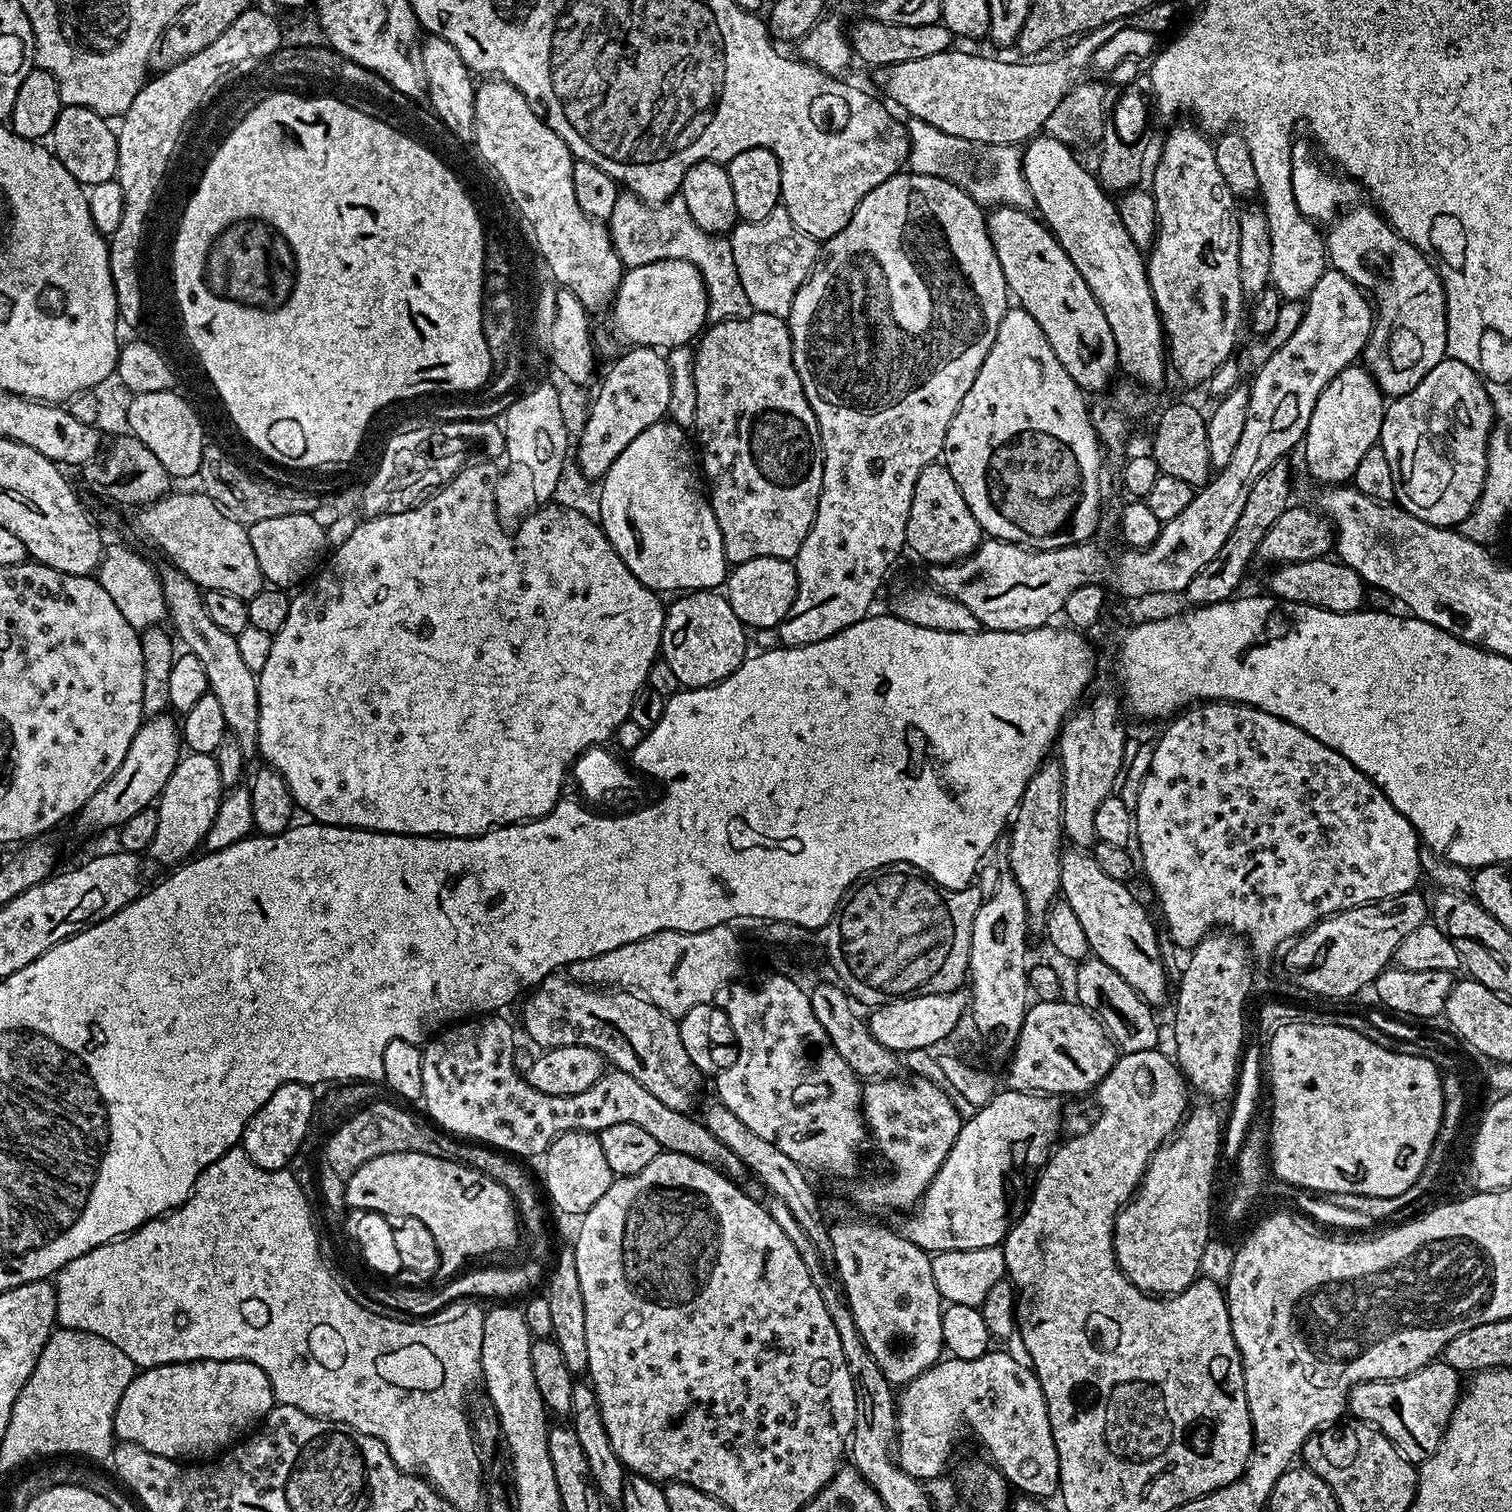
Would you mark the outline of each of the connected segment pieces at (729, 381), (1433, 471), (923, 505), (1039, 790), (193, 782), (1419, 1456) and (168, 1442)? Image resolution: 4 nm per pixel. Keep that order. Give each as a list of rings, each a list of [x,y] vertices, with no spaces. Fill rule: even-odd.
[[[753,312],[751,316],[744,316],[741,320],[715,321],[711,327],[694,344],[692,365],[694,366],[694,387],[698,394],[698,418],[696,419],[694,436],[696,435],[700,439],[698,456],[702,461],[703,475],[704,472],[708,475],[709,484],[706,484],[706,488],[710,493],[712,516],[718,518],[720,547],[729,565],[732,566],[746,562],[750,558],[782,558],[795,561],[798,550],[802,550],[802,542],[806,538],[806,534],[810,534],[810,526],[814,522],[818,510],[818,498],[822,490],[824,453],[820,451],[820,431],[818,430],[818,422],[814,418],[814,410],[810,410],[810,402],[806,402],[806,394],[802,390],[798,370],[794,370],[792,335],[788,329],[787,319],[774,314]]]
[[[1447,358],[1438,362],[1420,385],[1405,396],[1395,397],[1384,410],[1384,425],[1380,431],[1382,447],[1398,485],[1399,499],[1411,498],[1413,484],[1417,494],[1432,504],[1445,500],[1448,504],[1468,506],[1479,500],[1486,478],[1488,437],[1492,435],[1493,423],[1492,403],[1476,372],[1470,370],[1466,362]]]
[[[940,462],[926,466],[922,474],[918,474],[918,482],[914,482],[914,498],[910,498],[910,514],[906,518],[907,551],[921,556],[928,566],[943,566],[969,556],[979,548],[981,539],[980,523],[974,518],[970,506],[966,506],[966,498],[962,498],[962,490],[958,490],[958,482],[954,482],[950,470]]]
[[[1049,758],[1041,764],[1040,769],[1031,776],[1026,782],[1026,790],[1022,794],[1020,799],[1020,805],[1017,806],[1016,811],[1010,821],[1010,834],[1012,837],[1008,840],[1008,864],[1006,864],[1007,871],[1011,872],[1014,882],[1018,882],[1018,890],[1022,890],[1022,898],[1026,902],[1026,910],[1028,911],[1028,919],[1033,925],[1040,926],[1046,917],[1048,917],[1048,911],[1051,910],[1053,904],[1057,903],[1058,897],[1060,896],[1060,857],[1062,855],[1062,847],[1060,848],[1060,840],[1062,844],[1062,833],[1064,827],[1062,826],[1062,766],[1060,765],[1059,759]]]
[[[188,752],[181,755],[155,805],[158,831],[154,834],[154,842],[148,847],[147,859],[152,859],[156,864],[172,864],[168,866],[185,863],[203,845],[204,836],[218,814],[224,791],[215,755],[206,752]]]
[[[1433,1362],[1414,1370],[1414,1374],[1406,1374],[1397,1380],[1367,1380],[1355,1384],[1348,1393],[1349,1413],[1353,1412],[1355,1419],[1362,1424],[1371,1424],[1383,1434],[1387,1440],[1399,1450],[1406,1459],[1414,1465],[1421,1465],[1438,1450],[1444,1441],[1444,1431],[1448,1428],[1450,1418],[1456,1413],[1456,1404],[1462,1395],[1461,1373],[1452,1369],[1449,1364]]]
[[[190,1360],[187,1364],[163,1364],[157,1368],[145,1368],[137,1371],[136,1377],[130,1382],[130,1386],[126,1386],[126,1394],[122,1394],[122,1402],[118,1402],[118,1410],[114,1414],[114,1436],[117,1441],[129,1440],[133,1444],[142,1446],[142,1450],[150,1450],[150,1454],[158,1454],[167,1460],[196,1462],[201,1457],[215,1457],[229,1446],[237,1443],[245,1434],[251,1433],[260,1421],[268,1415],[268,1411],[273,1406],[274,1397],[270,1386],[270,1378],[266,1378],[266,1374],[258,1366],[254,1366],[245,1360]]]

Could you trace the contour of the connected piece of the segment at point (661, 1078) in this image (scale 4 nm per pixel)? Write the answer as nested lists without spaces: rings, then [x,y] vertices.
[[[564,974],[548,976],[527,993],[524,1002],[524,1032],[533,1040],[531,1043],[537,1049],[547,1050],[558,1046],[593,1048],[613,1069],[630,1074],[634,1082],[642,1082],[642,1086],[646,1086],[646,1090],[650,1090],[650,1094],[654,1094],[654,1098],[658,1098],[662,1106],[670,1106],[670,1110],[679,1112],[693,1111],[692,1095],[699,1090],[702,1076],[690,1062],[686,1046],[682,1046],[679,1023],[658,1006],[643,1000],[633,992],[585,986]]]

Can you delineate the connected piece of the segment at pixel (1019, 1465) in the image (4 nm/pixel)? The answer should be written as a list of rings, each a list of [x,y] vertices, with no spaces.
[[[995,1350],[986,1351],[980,1358],[974,1358],[973,1361],[962,1361],[953,1358],[944,1358],[939,1362],[927,1368],[924,1373],[916,1380],[912,1380],[908,1384],[903,1385],[899,1389],[896,1399],[896,1442],[894,1445],[894,1459],[899,1464],[901,1470],[906,1474],[910,1474],[921,1482],[929,1482],[928,1480],[936,1480],[944,1472],[944,1467],[948,1464],[948,1459],[952,1456],[952,1443],[956,1440],[956,1427],[959,1424],[965,1424],[974,1435],[980,1436],[980,1440],[984,1443],[987,1459],[999,1468],[1004,1479],[1008,1481],[1013,1489],[1016,1488],[1028,1498],[1045,1498],[1044,1496],[1055,1497],[1060,1487],[1060,1471],[1058,1470],[1058,1450],[1054,1446],[1054,1434],[1050,1430],[1050,1418],[1048,1417],[1048,1407],[1046,1406],[1046,1398],[1042,1394],[1042,1386],[1040,1379],[1031,1367],[1023,1359],[1015,1360],[1008,1352],[995,1352]]]

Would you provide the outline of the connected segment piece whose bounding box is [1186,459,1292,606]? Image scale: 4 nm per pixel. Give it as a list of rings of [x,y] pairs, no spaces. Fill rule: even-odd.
[[[1280,460],[1258,482],[1254,482],[1254,487],[1250,489],[1250,494],[1246,498],[1246,507],[1238,517],[1238,522],[1234,522],[1234,530],[1230,530],[1230,538],[1226,538],[1226,546],[1198,570],[1198,574],[1190,582],[1186,590],[1186,600],[1189,605],[1199,606],[1202,604],[1217,604],[1223,600],[1231,600],[1237,595],[1240,583],[1244,580],[1244,571],[1248,568],[1248,563],[1259,553],[1262,538],[1266,538],[1266,530],[1274,526],[1276,521],[1284,511],[1290,507],[1288,500],[1292,496],[1292,472],[1288,469],[1289,461]]]

